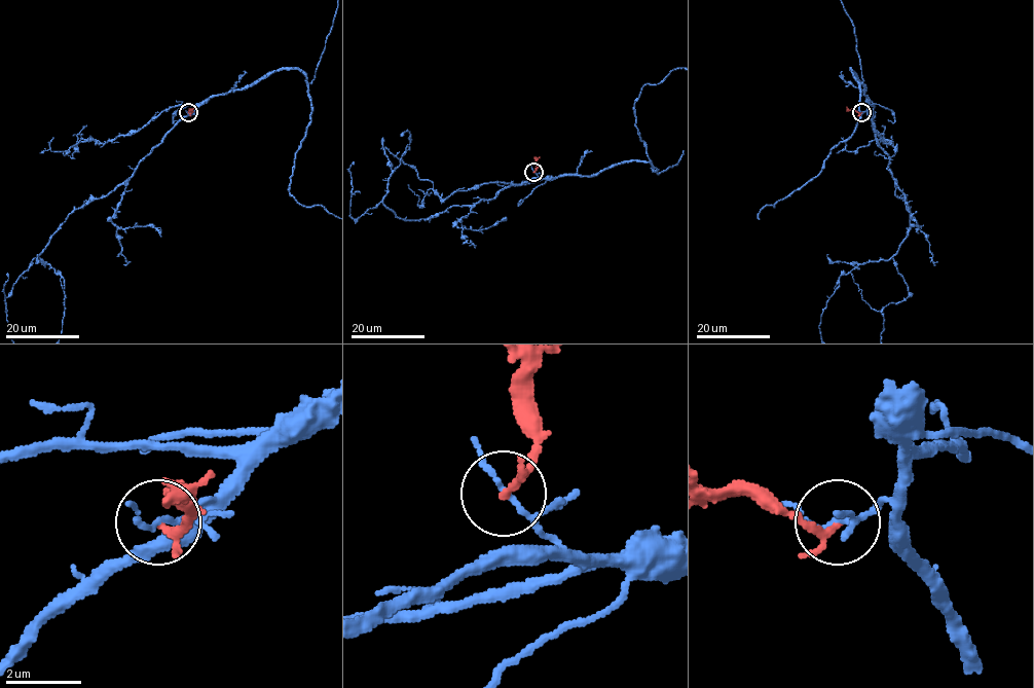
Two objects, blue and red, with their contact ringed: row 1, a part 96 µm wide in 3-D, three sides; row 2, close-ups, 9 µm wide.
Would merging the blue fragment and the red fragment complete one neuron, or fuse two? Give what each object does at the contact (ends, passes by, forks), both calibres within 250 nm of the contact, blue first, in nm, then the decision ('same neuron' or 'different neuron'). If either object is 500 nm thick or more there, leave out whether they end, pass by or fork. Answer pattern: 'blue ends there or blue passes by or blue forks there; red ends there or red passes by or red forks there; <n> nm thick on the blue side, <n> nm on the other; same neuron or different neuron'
blue forks there; red passes by; 90 nm thick on the blue side, 150 nm on the other; different neuron

